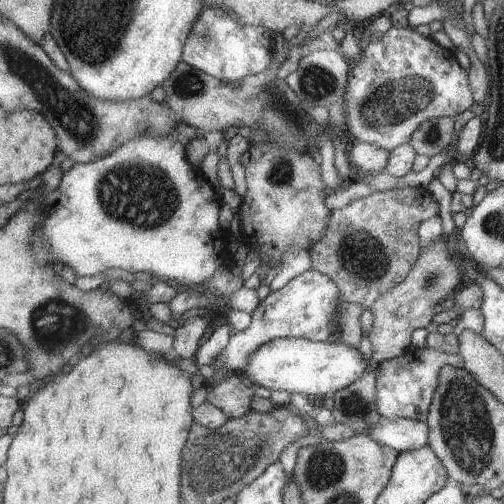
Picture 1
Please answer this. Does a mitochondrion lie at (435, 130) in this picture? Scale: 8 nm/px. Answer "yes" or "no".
yes

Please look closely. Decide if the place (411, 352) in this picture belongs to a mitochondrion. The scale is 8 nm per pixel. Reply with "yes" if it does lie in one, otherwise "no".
no

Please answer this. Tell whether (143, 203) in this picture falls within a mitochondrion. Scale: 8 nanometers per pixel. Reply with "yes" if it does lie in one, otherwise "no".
yes

